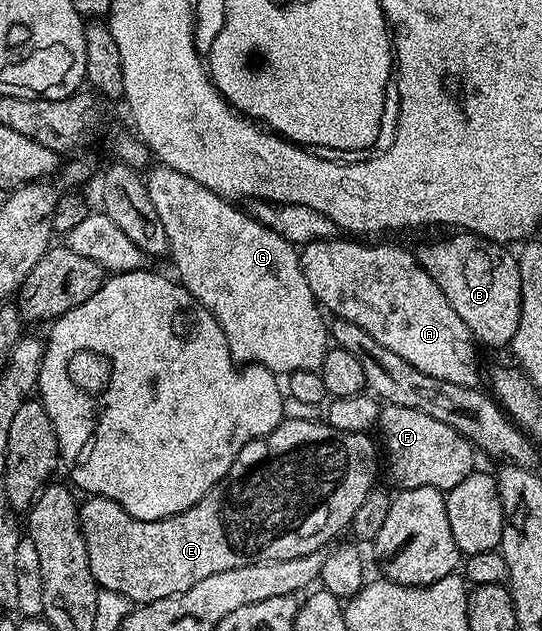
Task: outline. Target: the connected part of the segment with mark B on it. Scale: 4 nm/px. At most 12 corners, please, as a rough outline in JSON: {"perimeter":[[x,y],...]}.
{"perimeter":[[461,230],[416,249],[474,340],[512,345],[522,265]]}

